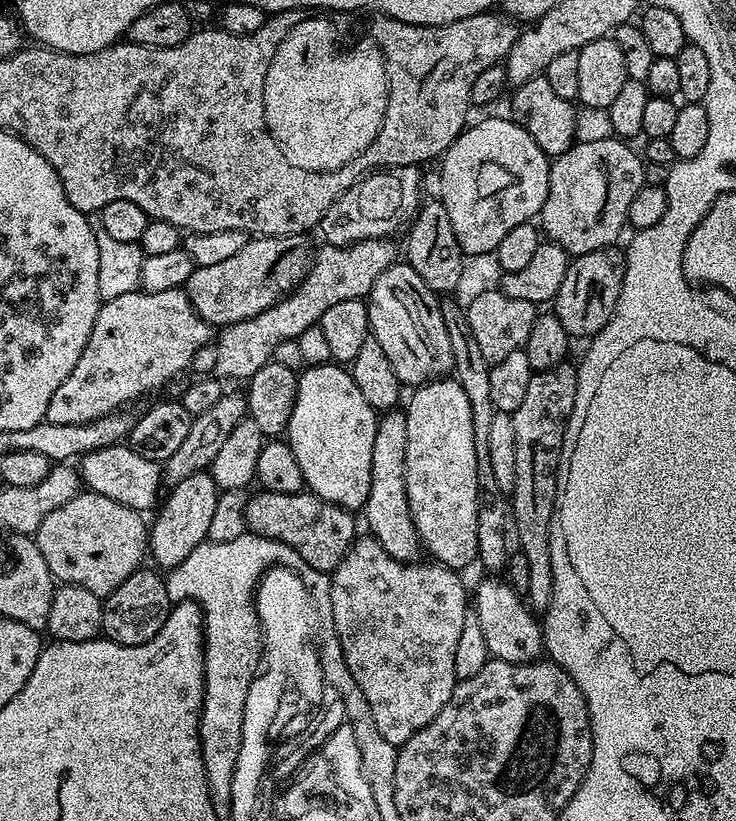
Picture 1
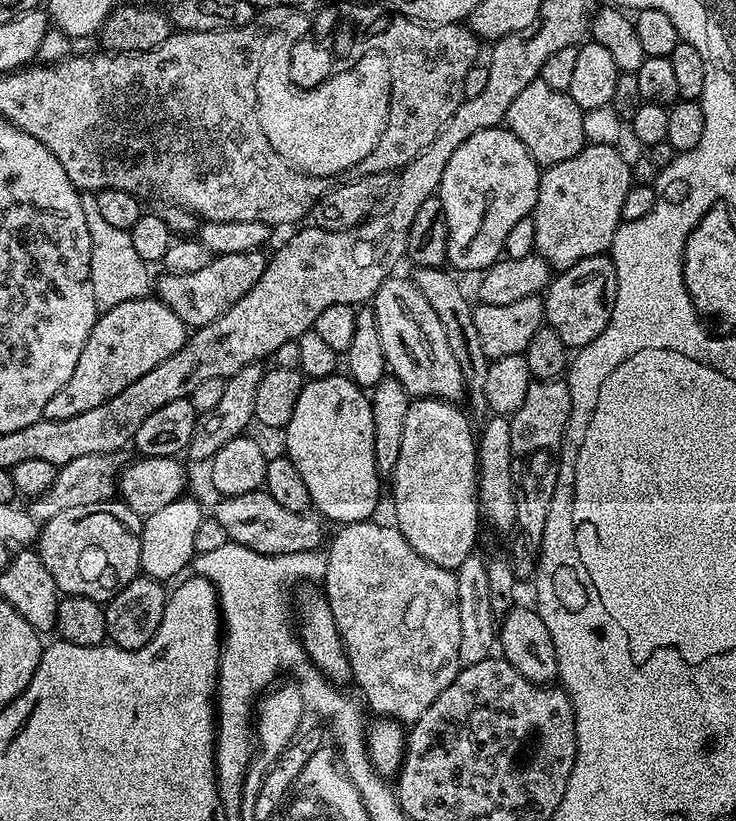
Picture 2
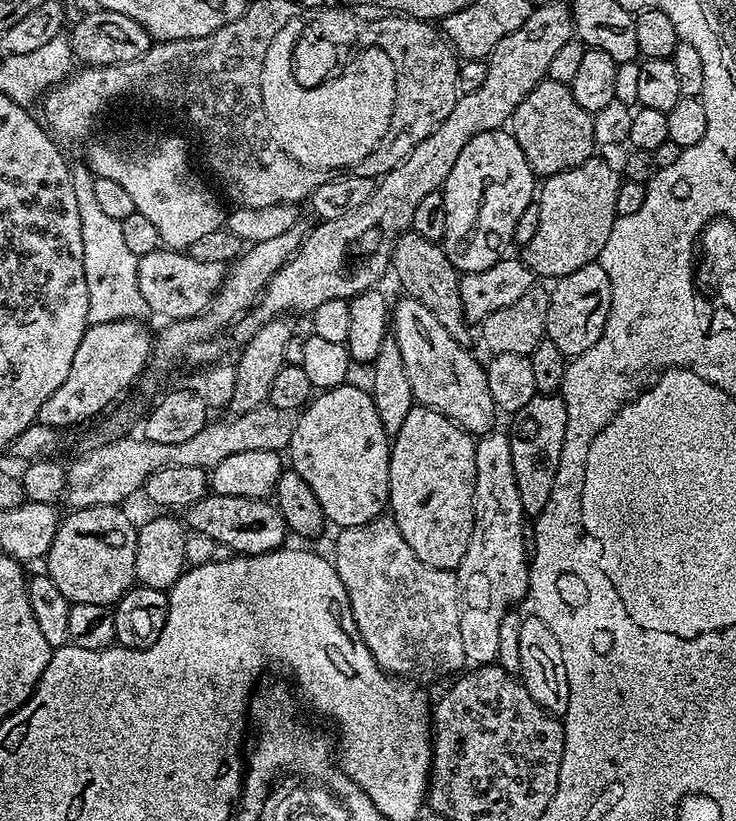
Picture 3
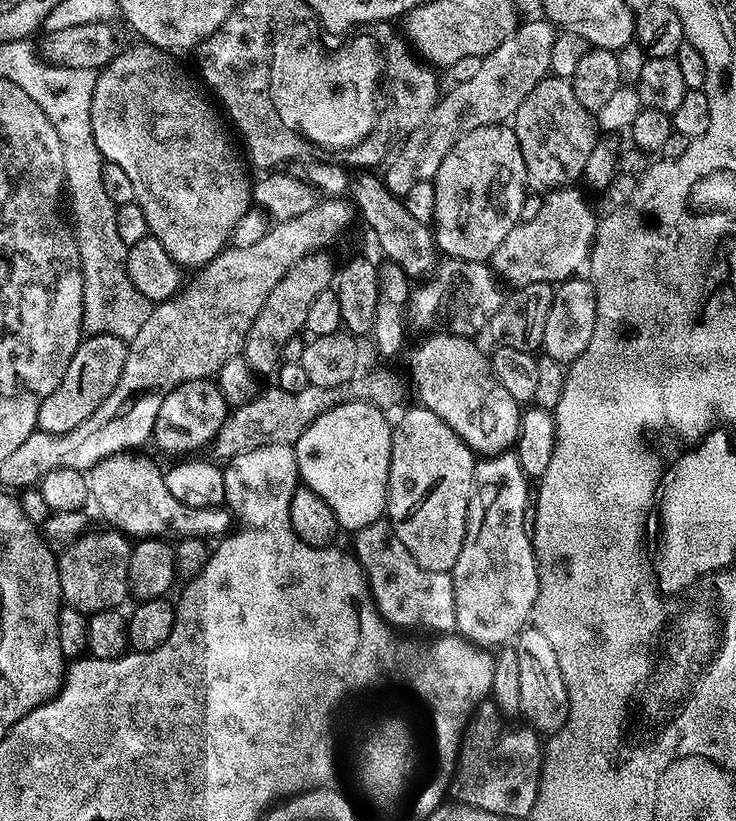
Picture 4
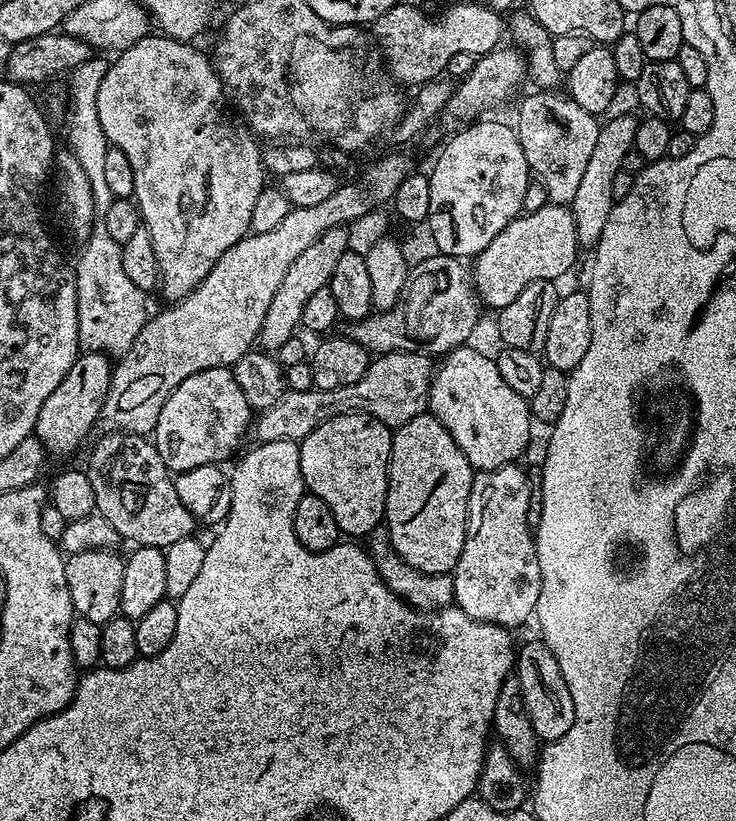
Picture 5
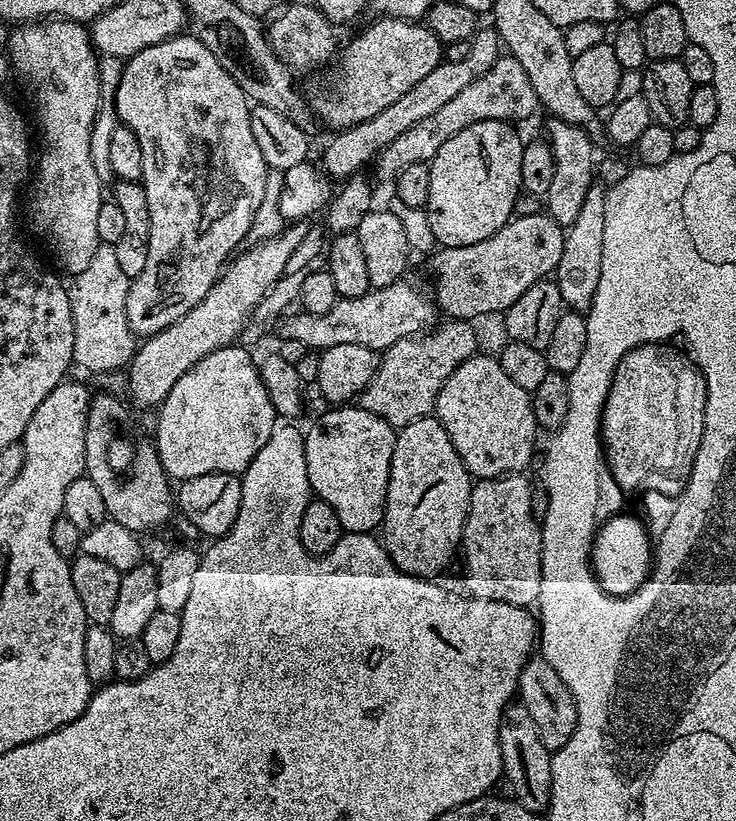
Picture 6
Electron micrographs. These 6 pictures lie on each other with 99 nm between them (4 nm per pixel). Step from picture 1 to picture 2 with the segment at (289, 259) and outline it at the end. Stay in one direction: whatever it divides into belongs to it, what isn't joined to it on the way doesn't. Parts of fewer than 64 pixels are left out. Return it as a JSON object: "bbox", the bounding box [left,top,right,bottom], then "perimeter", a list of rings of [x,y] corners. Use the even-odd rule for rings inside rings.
{"bbox":[154,251,266,330],"perimeter":[[[263,251],[247,252],[246,254],[222,254],[221,256],[213,255],[212,260],[202,270],[191,271],[189,273],[172,273],[165,271],[160,281],[155,281],[154,292],[160,301],[189,329],[195,330],[214,322],[234,302],[238,302],[244,294],[253,289],[258,278],[262,278],[266,256]]]}

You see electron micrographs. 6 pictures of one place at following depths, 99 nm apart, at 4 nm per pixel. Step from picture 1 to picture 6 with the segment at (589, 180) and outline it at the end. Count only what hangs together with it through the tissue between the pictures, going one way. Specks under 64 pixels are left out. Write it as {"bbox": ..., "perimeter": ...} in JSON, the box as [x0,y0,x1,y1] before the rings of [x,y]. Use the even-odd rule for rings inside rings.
{"bbox":[432,214,565,321],"perimeter":[[[533,214],[517,215],[499,228],[490,238],[482,238],[482,242],[474,242],[474,246],[458,246],[457,248],[441,247],[440,252],[432,256],[432,280],[436,283],[434,303],[445,317],[453,320],[475,321],[475,316],[492,316],[507,312],[534,282],[551,277],[558,266],[558,258],[562,258],[565,229],[553,216]]]}

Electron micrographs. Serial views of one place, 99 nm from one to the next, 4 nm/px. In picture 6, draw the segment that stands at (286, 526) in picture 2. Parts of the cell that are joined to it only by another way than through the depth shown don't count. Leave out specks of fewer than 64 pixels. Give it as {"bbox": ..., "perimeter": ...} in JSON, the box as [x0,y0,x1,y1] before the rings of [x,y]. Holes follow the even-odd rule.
{"bbox":[84,391,174,534],"perimeter":[[[111,391],[98,392],[88,402],[84,471],[102,493],[102,502],[106,502],[111,520],[122,522],[126,530],[137,534],[152,532],[162,527],[172,512],[174,516],[174,488],[171,488],[170,477],[164,471],[155,443],[136,429],[128,413],[129,405],[111,396]]]}

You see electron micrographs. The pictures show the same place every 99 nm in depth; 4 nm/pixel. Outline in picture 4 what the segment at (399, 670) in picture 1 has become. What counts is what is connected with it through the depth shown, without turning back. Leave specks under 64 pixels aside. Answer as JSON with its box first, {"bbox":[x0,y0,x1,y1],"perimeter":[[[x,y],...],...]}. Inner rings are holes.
{"bbox":[354,518,455,634],"perimeter":[[[386,518],[370,522],[362,531],[355,533],[354,555],[364,576],[368,579],[368,591],[377,612],[393,629],[425,628],[435,634],[448,634],[455,629],[454,586],[449,573],[426,570],[402,546],[394,534],[392,523]]]}

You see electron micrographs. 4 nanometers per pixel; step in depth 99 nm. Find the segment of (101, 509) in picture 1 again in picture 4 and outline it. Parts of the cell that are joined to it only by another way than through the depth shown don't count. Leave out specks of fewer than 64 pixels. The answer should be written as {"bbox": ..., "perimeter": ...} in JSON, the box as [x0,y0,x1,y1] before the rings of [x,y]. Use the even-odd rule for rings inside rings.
{"bbox":[56,531,132,614],"perimeter":[[[85,531],[59,553],[56,570],[63,603],[85,614],[101,612],[107,608],[119,609],[124,599],[129,599],[128,567],[132,544],[123,532]]]}

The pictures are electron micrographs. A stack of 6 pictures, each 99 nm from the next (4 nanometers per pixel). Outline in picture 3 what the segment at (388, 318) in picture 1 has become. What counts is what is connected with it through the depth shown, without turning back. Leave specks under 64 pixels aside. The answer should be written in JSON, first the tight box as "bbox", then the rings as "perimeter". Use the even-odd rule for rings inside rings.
{"bbox":[390,298,498,434],"perimeter":[[[409,298],[394,304],[390,312],[390,336],[396,340],[410,378],[412,399],[421,408],[432,408],[453,420],[469,434],[493,431],[498,417],[494,398],[490,398],[488,373],[483,363],[471,356],[465,345],[458,343],[443,328],[441,322],[420,301]]]}

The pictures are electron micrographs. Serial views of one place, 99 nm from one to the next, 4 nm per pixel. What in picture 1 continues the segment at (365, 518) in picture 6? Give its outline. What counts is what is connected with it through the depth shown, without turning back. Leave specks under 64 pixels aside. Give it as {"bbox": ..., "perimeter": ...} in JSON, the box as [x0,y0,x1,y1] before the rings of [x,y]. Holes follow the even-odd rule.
{"bbox":[286,362,377,510],"perimeter":[[[329,362],[305,367],[299,373],[298,394],[294,414],[290,414],[286,439],[294,450],[294,458],[298,458],[307,491],[349,510],[363,509],[370,494],[370,453],[374,451],[377,419],[377,409],[372,408],[366,398],[362,398],[362,390],[358,390],[347,367]]]}

